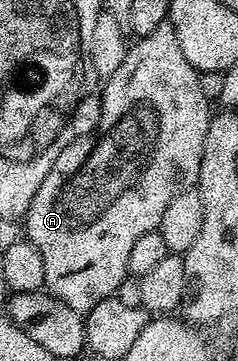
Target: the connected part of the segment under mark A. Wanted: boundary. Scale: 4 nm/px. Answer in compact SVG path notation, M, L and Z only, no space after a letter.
M166 22L158 26L158 30L139 37L135 43L129 47L122 66L118 66L118 70L114 70L114 74L107 77L103 85L100 97L100 120L96 128L90 135L79 136L74 142L70 142L70 146L66 146L66 150L58 154L54 166L50 166L50 174L46 174L46 182L38 186L38 194L34 194L34 202L30 202L22 220L23 231L24 228L28 231L25 232L26 238L34 246L38 246L38 254L42 254L42 262L46 266L44 288L62 302L66 302L66 306L70 306L81 314L87 314L91 308L98 306L98 302L116 295L118 286L122 286L122 282L129 279L128 263L130 262L130 249L134 247L134 242L138 242L142 234L157 231L166 206L170 206L170 202L173 198L178 198L178 194L182 194L188 188L196 188L200 179L202 146L206 142L206 130L210 119L208 100L204 97L203 86L200 85L201 73L197 72L194 66L190 66L190 62L186 62L186 54L182 54L182 46L178 46L178 34L174 34L174 26L170 23Z

